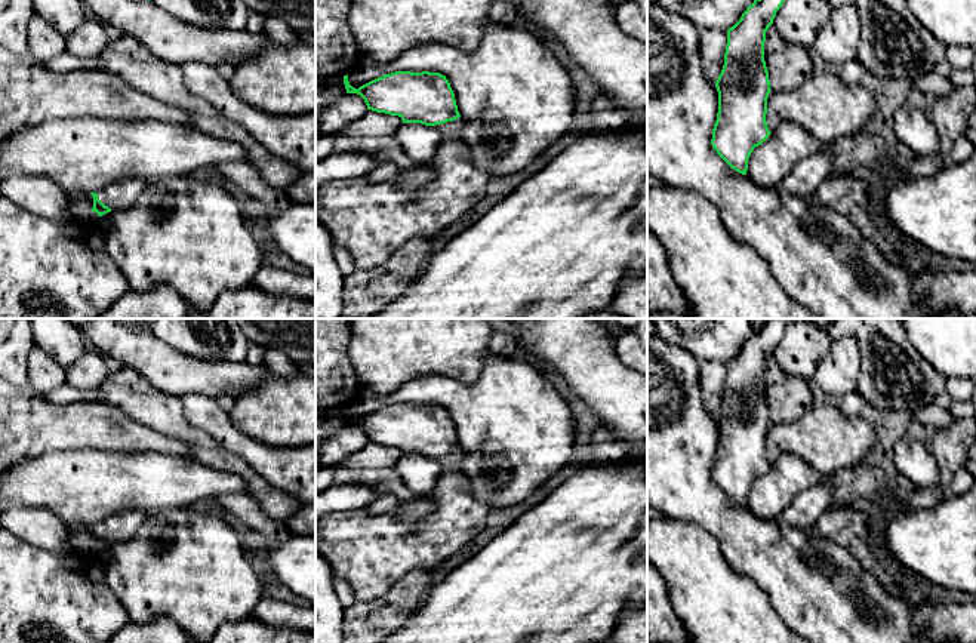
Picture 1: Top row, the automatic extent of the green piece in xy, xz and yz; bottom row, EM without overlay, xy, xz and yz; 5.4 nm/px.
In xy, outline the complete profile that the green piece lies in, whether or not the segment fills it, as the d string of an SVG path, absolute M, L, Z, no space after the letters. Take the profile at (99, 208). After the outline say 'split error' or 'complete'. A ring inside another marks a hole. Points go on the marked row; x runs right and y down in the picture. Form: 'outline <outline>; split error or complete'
outline M126 178L105 187L99 193L90 193L93 197L92 212L102 216L111 210L129 209L136 203L147 185L148 181L145 179Z; split error

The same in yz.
outline M754 0L727 30L724 65L715 81L718 113L711 145L736 172L746 175L748 159L769 136L769 71L766 31L785 0Z; complete

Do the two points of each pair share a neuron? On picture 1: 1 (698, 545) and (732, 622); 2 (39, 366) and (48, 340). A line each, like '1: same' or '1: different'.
1: same
2: different

